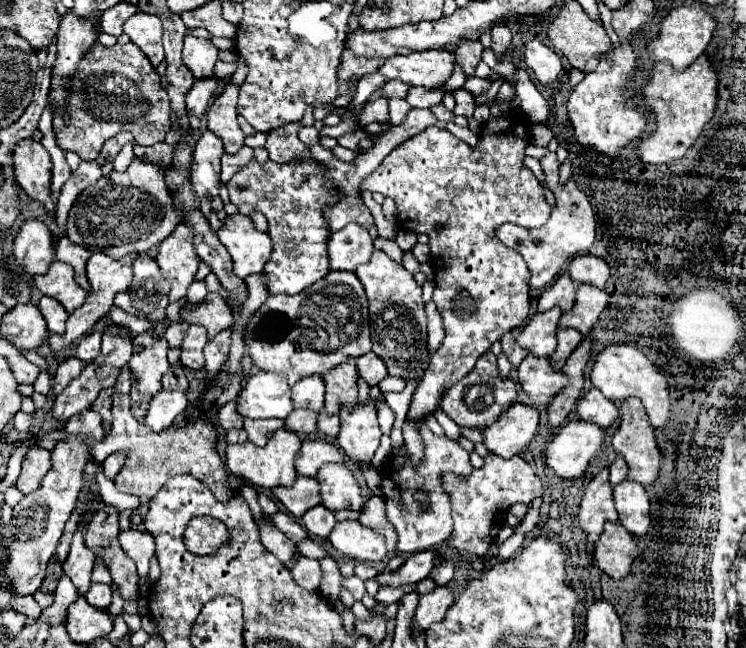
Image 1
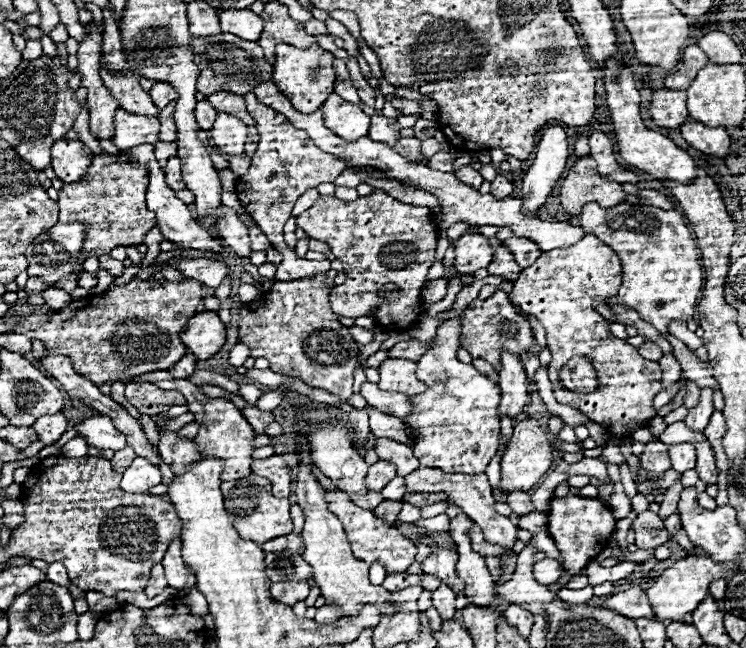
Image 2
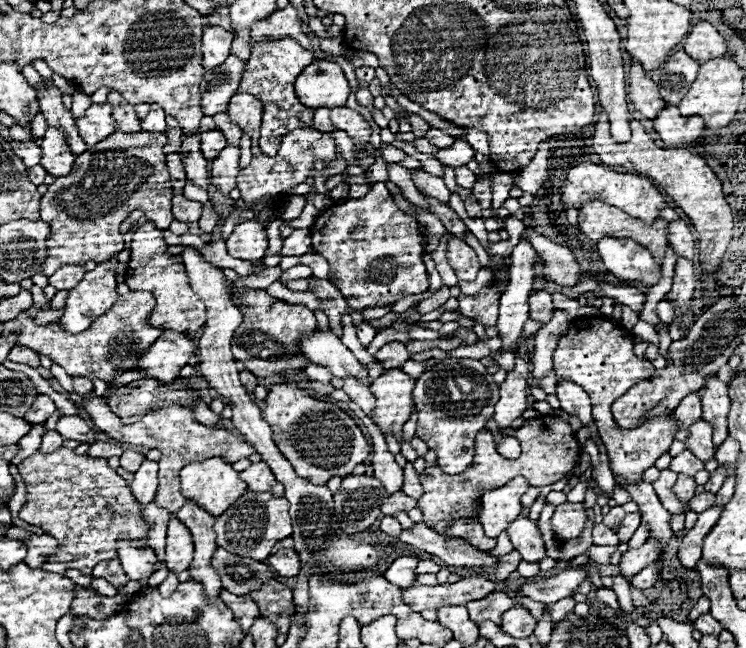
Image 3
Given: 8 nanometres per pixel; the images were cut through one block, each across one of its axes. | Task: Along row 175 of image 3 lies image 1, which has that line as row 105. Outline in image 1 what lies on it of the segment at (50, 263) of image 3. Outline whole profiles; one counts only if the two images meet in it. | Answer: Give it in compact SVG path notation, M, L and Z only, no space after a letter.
M132 42L110 48L96 44L90 54L86 54L72 80L68 112L70 126L62 126L62 118L54 118L56 142L62 150L72 150L82 160L96 160L102 144L122 130L130 130L140 146L162 142L170 130L170 106L160 76Z

